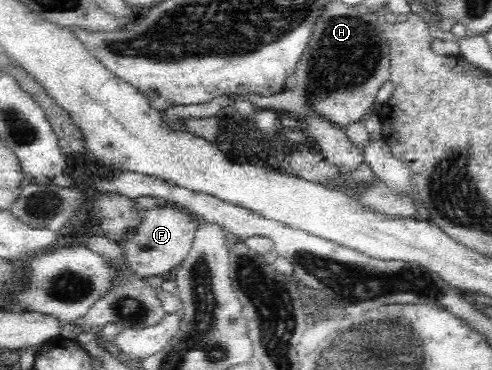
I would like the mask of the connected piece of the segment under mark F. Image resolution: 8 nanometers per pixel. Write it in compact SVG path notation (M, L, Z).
M160 205L155 209L144 211L144 218L137 228L137 233L119 243L119 247L123 250L124 259L136 276L148 278L163 275L177 268L187 257L193 247L197 230L198 226L187 212L169 205Z

